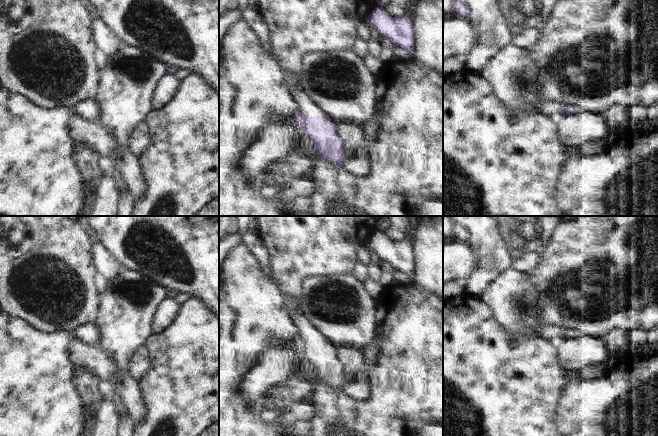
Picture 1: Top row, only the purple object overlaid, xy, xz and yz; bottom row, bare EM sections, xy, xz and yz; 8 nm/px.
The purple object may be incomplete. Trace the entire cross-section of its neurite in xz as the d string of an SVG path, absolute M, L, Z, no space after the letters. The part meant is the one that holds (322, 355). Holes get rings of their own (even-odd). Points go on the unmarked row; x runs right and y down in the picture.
M285 294L285 307L296 326L294 344L310 361L316 375L334 389L342 389L342 364L332 345L301 313L300 304L291 295Z

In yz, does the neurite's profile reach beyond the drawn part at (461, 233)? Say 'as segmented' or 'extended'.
as segmented

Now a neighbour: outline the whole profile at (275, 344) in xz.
M271 338L268 346L265 348L265 351L280 351L284 347L291 346L292 344L294 344L293 339L285 340L280 338Z

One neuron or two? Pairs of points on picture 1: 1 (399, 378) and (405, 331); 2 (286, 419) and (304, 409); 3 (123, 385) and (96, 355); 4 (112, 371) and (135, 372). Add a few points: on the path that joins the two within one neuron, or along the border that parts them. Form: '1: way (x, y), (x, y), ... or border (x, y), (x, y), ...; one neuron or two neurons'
1: way (406, 366), (406, 343); one neuron
2: way (290, 415), (300, 411); one neuron
3: way (118, 378), (102, 362); one neuron
4: border (128, 371), (137, 382); two neurons

